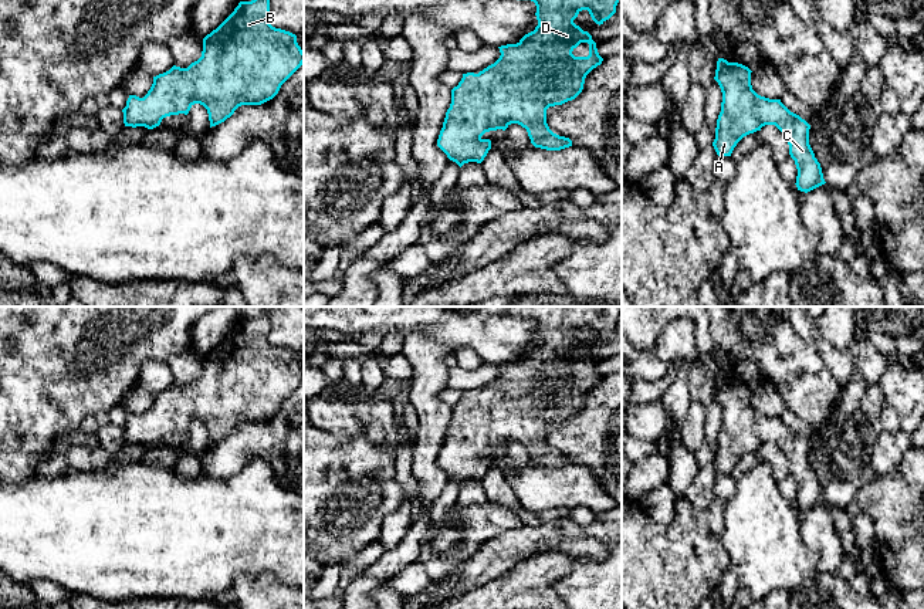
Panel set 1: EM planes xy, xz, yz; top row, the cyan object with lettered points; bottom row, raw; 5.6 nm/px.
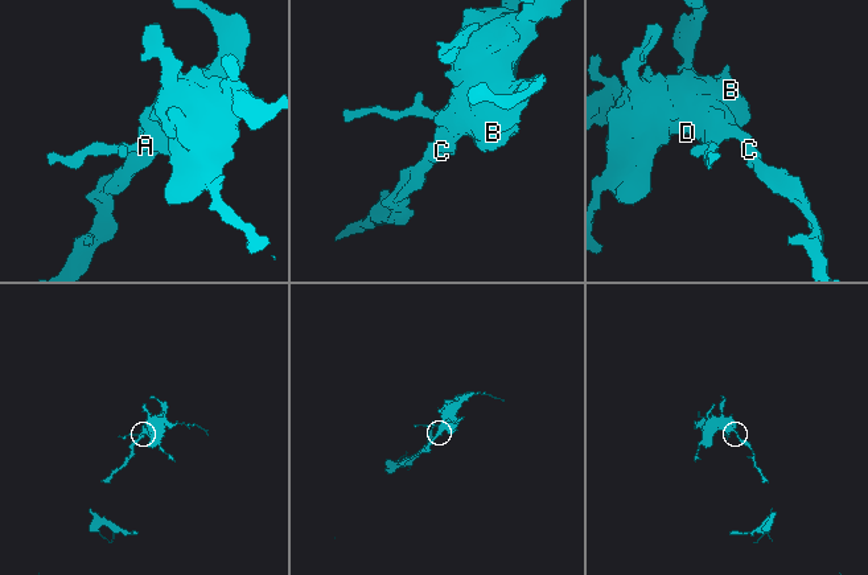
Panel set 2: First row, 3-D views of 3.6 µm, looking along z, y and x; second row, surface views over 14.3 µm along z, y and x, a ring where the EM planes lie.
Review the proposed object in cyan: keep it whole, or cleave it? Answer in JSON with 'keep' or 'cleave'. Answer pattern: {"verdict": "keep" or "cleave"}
{"verdict": "keep"}

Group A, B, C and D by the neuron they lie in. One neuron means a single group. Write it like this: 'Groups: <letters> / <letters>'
Groups: A B C D

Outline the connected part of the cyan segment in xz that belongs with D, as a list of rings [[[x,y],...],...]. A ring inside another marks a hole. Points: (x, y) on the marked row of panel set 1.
[[[531,0],[537,6],[538,26],[525,34],[517,44],[501,45],[500,58],[478,74],[463,74],[461,81],[451,89],[451,104],[446,112],[437,146],[460,168],[468,162],[481,163],[491,149],[491,141],[483,139],[485,132],[502,129],[518,124],[527,129],[531,143],[546,150],[561,150],[572,146],[572,141],[554,133],[546,124],[546,109],[575,99],[583,89],[586,75],[602,64],[596,43],[588,31],[573,23],[582,10],[588,10],[596,24],[603,24],[616,13],[619,0]],[[581,44],[589,44],[588,57],[575,57],[572,51]]]

